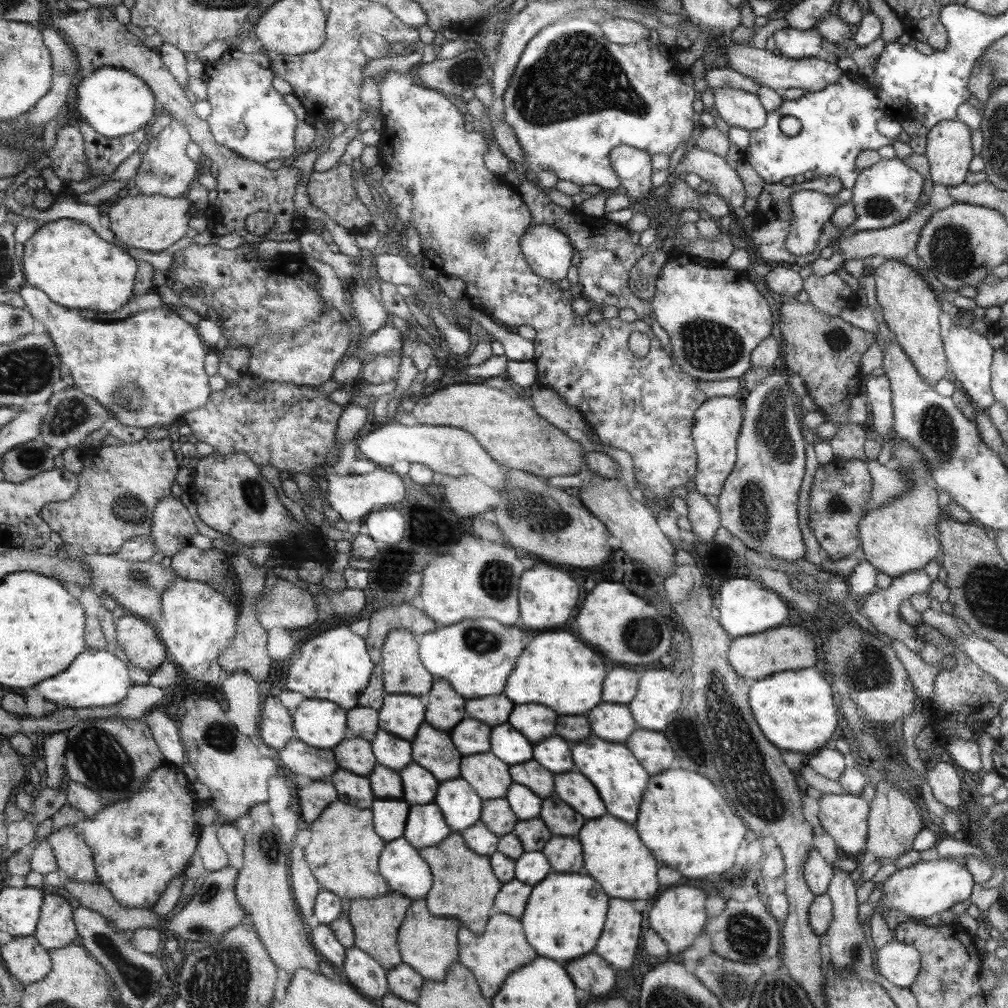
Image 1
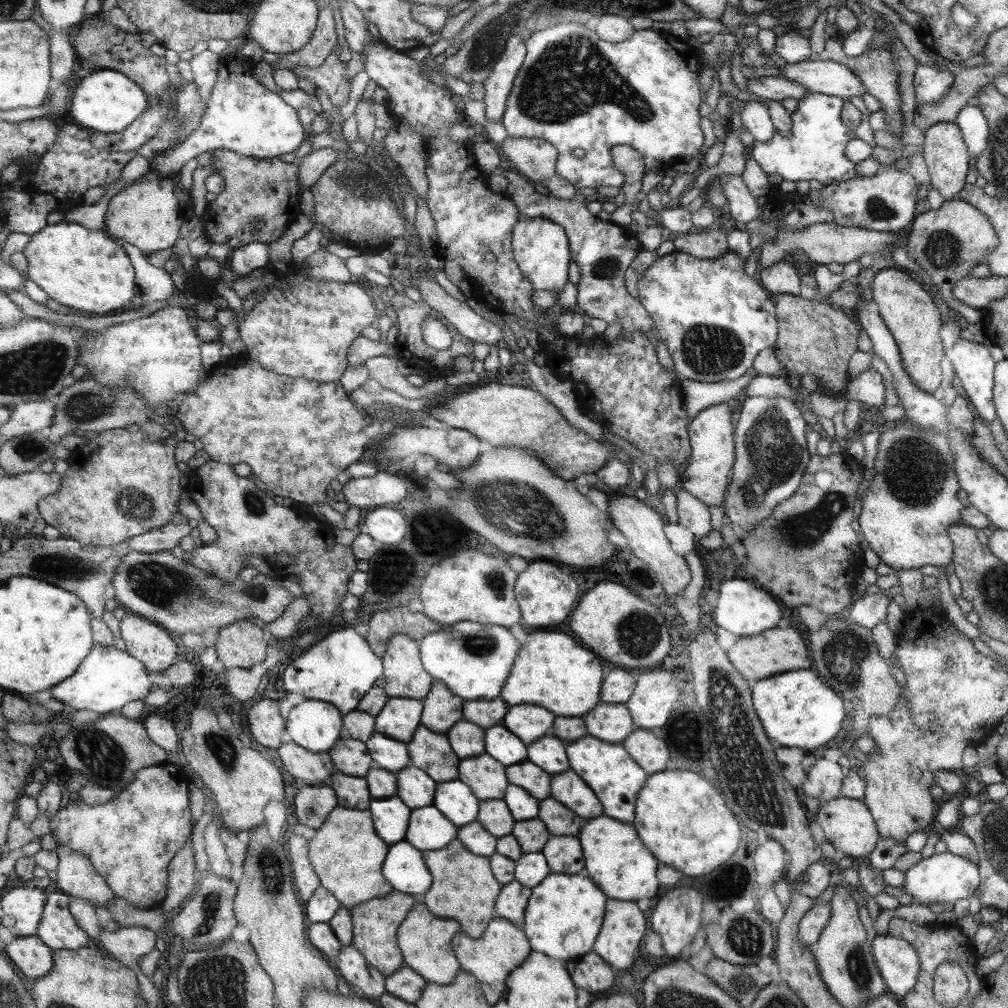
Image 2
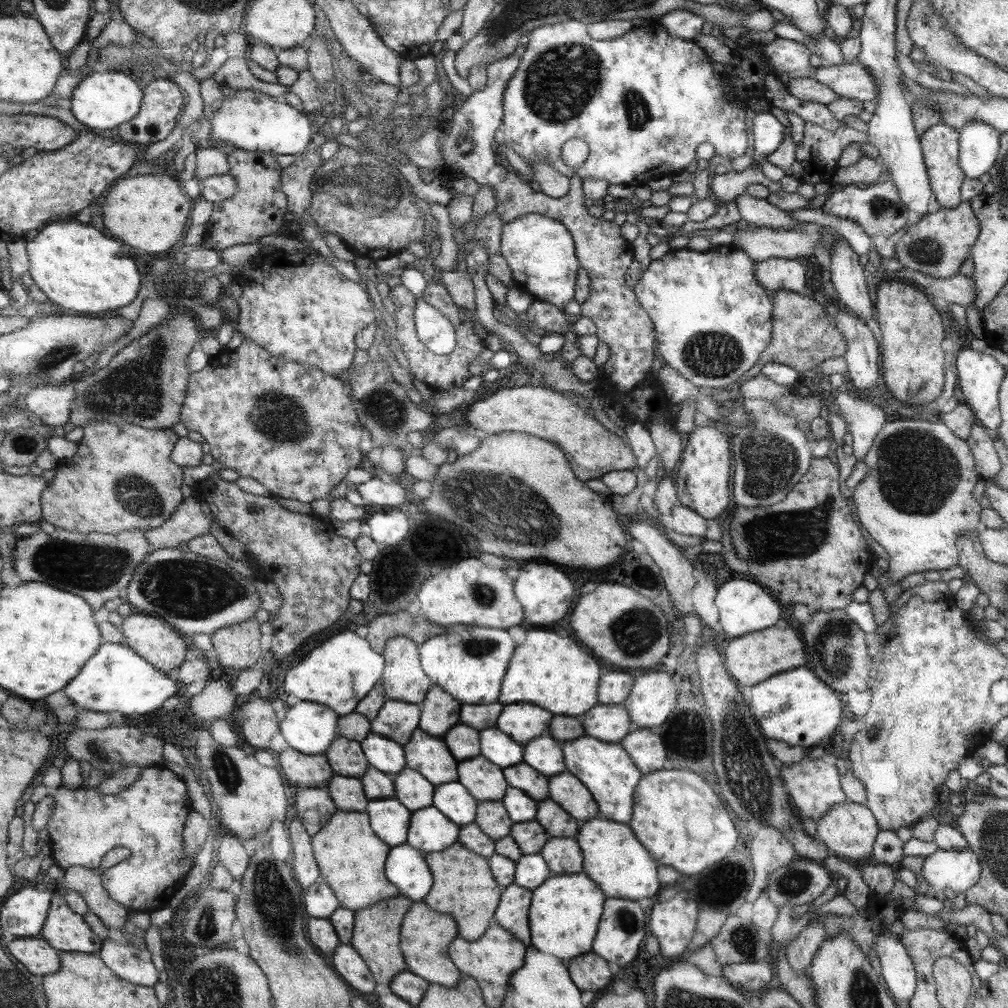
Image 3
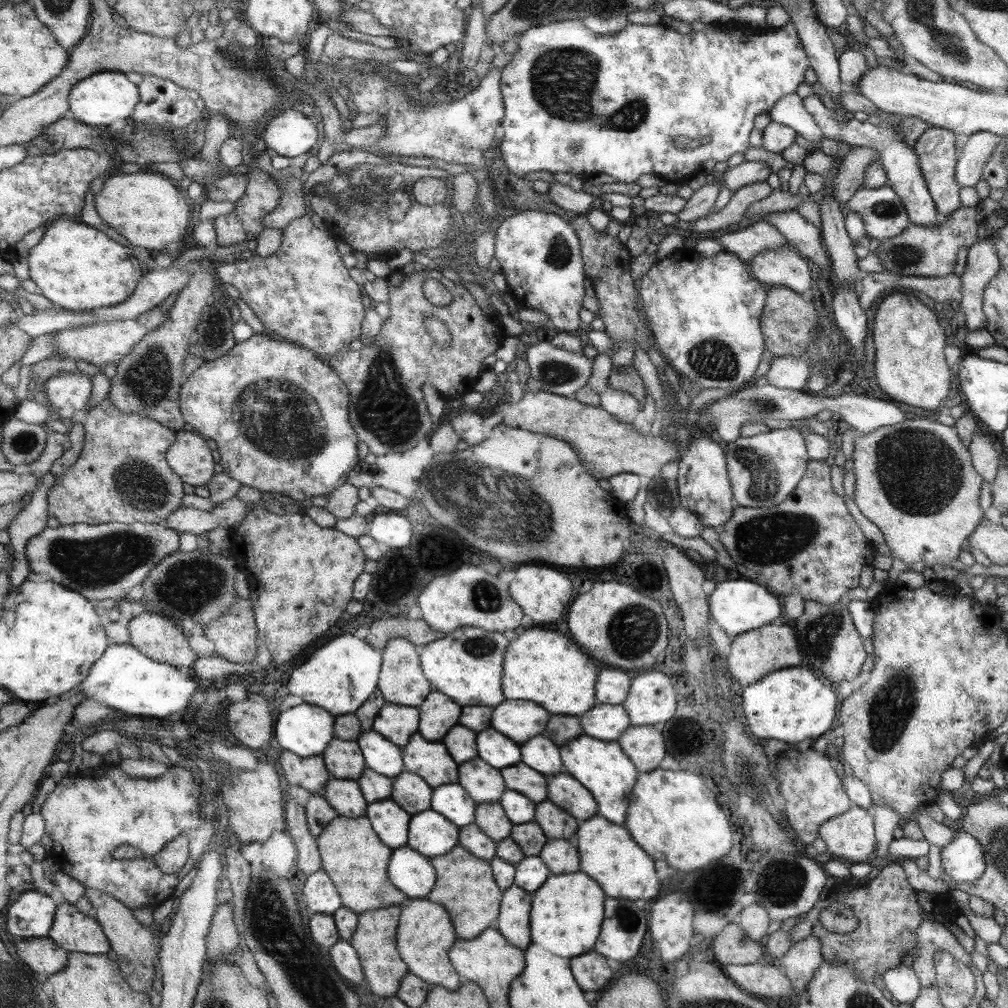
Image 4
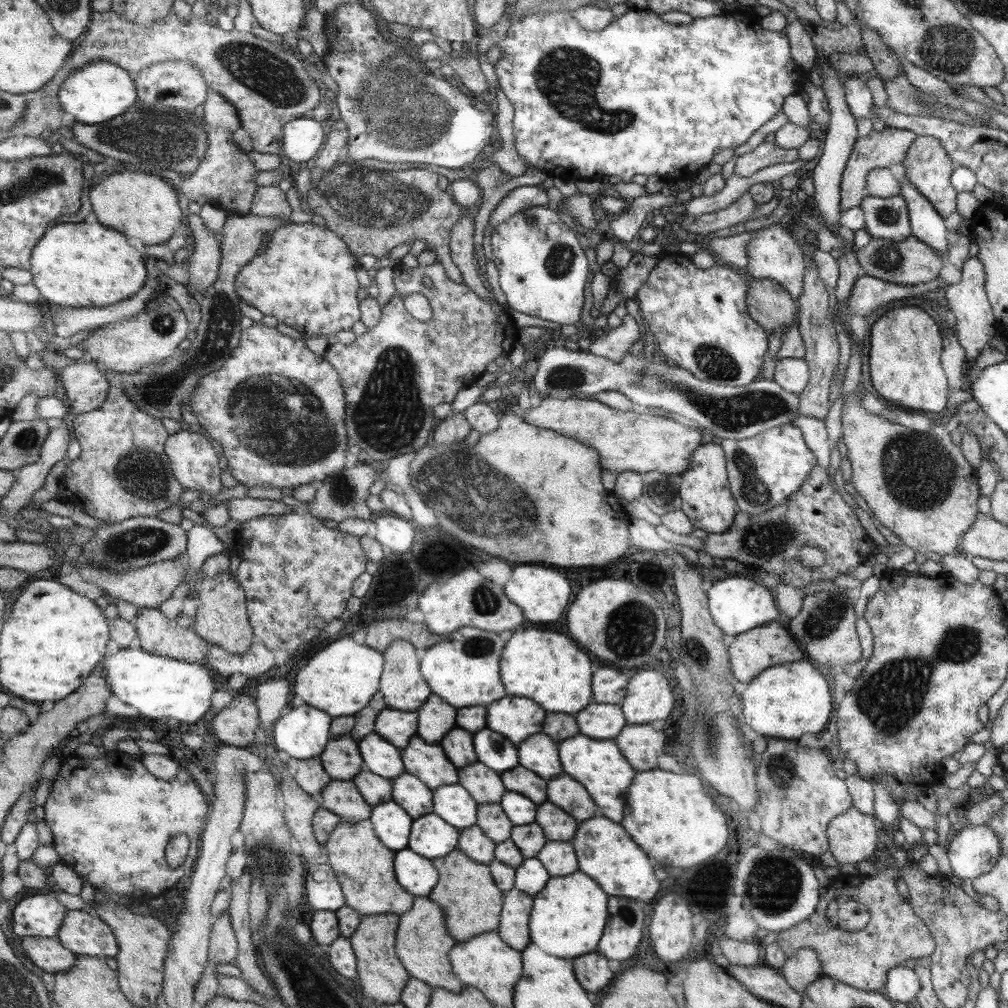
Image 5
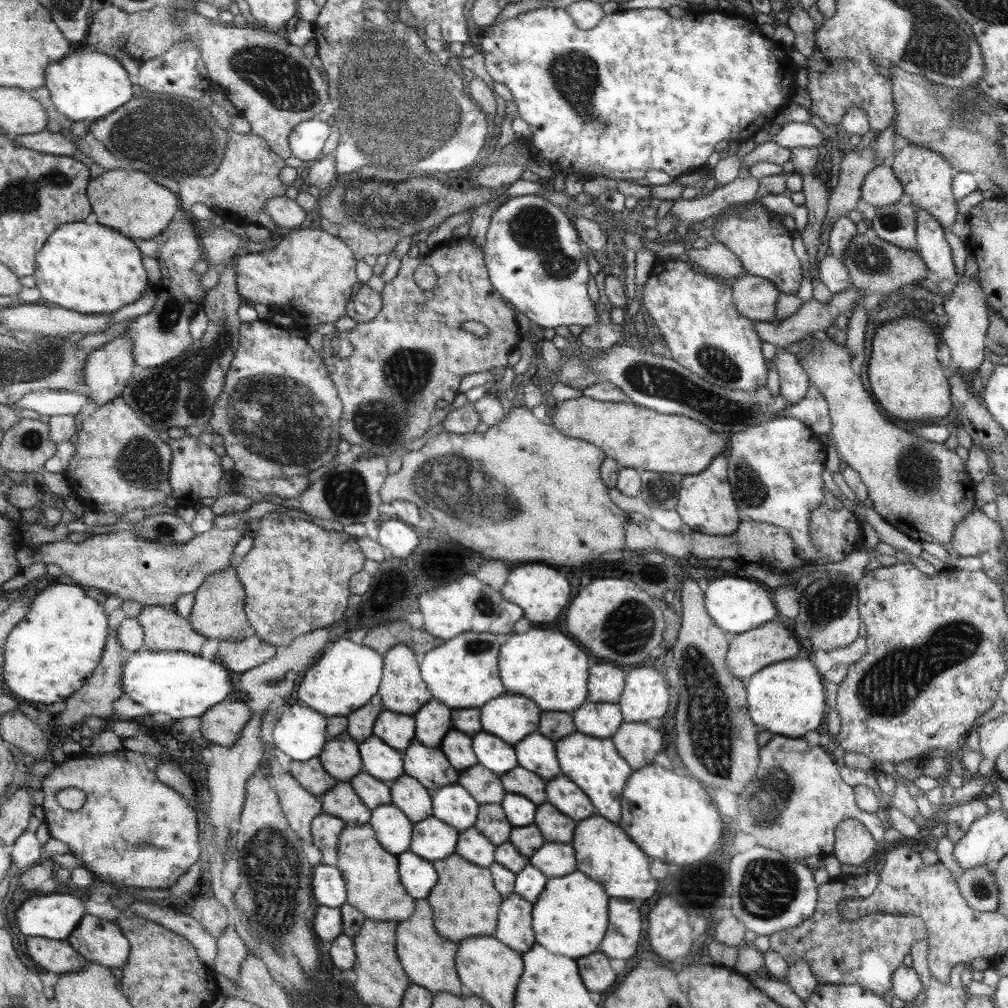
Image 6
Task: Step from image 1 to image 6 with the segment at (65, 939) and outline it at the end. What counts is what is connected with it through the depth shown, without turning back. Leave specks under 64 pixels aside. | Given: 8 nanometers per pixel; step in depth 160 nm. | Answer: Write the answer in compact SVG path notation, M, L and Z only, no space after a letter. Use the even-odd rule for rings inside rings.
M85 913L68 941L88 961L122 969L131 954L131 943L117 921Z

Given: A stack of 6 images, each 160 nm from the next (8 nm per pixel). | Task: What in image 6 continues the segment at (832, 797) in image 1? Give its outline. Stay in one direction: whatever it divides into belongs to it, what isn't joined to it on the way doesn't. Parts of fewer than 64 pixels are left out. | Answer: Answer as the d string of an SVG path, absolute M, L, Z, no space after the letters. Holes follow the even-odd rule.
M845 818L835 830L834 856L840 864L865 865L875 848L873 839L861 822Z

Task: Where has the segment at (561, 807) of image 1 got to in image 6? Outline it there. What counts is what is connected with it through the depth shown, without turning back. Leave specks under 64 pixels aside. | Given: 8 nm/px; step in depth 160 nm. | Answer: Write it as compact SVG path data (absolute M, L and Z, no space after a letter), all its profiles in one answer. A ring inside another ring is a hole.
M543 803L539 806L539 814L535 814L535 823L543 833L546 842L571 842L575 822L563 814L559 814L551 804Z

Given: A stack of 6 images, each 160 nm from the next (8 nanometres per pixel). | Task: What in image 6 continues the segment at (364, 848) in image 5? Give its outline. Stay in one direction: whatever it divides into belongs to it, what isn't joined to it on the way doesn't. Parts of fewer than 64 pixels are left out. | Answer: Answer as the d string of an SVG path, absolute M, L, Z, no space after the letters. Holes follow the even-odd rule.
M365 825L347 826L342 830L338 844L336 866L347 879L348 903L362 911L368 918L376 921L406 921L416 911L415 900L402 883L398 855L391 854L379 842L374 827Z

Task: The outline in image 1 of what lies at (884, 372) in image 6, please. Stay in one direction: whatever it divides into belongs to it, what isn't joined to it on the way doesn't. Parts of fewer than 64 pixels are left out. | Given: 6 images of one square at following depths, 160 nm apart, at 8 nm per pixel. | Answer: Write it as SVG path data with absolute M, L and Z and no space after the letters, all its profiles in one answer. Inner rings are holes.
M888 260L873 269L872 275L875 279L876 301L889 332L895 336L897 344L917 368L921 377L934 387L937 380L945 376L945 370L948 370L943 356L945 348L939 340L939 306L935 294L912 268L901 261Z

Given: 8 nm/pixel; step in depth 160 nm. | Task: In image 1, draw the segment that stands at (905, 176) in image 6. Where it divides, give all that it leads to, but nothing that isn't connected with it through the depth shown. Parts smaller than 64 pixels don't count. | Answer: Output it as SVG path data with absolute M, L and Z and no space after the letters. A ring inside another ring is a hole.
M955 119L941 121L926 134L924 155L929 164L929 181L950 187L961 185L971 160L971 129Z

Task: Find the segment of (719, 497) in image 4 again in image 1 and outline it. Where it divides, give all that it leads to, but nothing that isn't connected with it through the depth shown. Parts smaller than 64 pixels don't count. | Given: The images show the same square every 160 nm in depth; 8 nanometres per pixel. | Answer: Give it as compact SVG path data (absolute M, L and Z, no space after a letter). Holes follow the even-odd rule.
M716 396L706 399L694 412L693 441L697 451L697 472L693 483L701 494L719 496L721 486L733 472L733 462L737 460L737 436L741 432L741 402L737 396Z

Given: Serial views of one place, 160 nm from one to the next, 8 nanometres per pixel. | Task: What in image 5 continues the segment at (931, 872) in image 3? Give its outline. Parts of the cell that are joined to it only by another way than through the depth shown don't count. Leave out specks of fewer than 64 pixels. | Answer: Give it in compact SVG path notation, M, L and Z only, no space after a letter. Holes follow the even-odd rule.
M987 824L957 830L946 845L953 876L973 880L993 869L1001 853L1001 839Z

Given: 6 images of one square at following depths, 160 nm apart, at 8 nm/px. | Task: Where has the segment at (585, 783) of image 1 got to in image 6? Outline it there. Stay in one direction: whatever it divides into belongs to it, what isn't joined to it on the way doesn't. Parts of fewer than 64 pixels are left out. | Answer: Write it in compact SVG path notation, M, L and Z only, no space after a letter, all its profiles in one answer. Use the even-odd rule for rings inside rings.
M559 776L546 784L547 802L551 802L557 810L575 818L577 822L594 816L593 806L589 798L565 776Z

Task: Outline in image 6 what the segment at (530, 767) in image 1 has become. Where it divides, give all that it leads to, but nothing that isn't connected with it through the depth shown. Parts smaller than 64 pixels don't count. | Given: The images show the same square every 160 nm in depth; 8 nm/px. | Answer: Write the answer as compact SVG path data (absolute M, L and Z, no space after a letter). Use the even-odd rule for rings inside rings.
M524 768L511 769L507 773L499 775L502 786L508 793L527 794L527 798L532 803L545 803L545 793L543 792L543 782L534 771L528 771Z

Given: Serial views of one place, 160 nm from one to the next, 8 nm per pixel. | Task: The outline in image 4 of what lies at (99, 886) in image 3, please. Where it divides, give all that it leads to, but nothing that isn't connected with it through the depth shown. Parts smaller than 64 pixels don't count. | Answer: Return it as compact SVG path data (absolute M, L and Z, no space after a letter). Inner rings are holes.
M87 887L84 894L94 906L92 915L101 923L106 935L110 938L112 949L118 952L119 961L127 982L134 986L135 990L148 993L153 990L153 978L155 978L155 958L159 958L159 940L157 929L152 925L145 927L135 918L133 909L114 896Z

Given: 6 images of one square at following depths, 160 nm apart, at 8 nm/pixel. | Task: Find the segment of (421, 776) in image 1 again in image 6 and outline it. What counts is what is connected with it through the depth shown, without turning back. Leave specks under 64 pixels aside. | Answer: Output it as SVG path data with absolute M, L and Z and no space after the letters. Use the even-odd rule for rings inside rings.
M405 774L392 782L391 787L392 804L403 810L414 824L434 816L433 790L423 786L419 779Z

